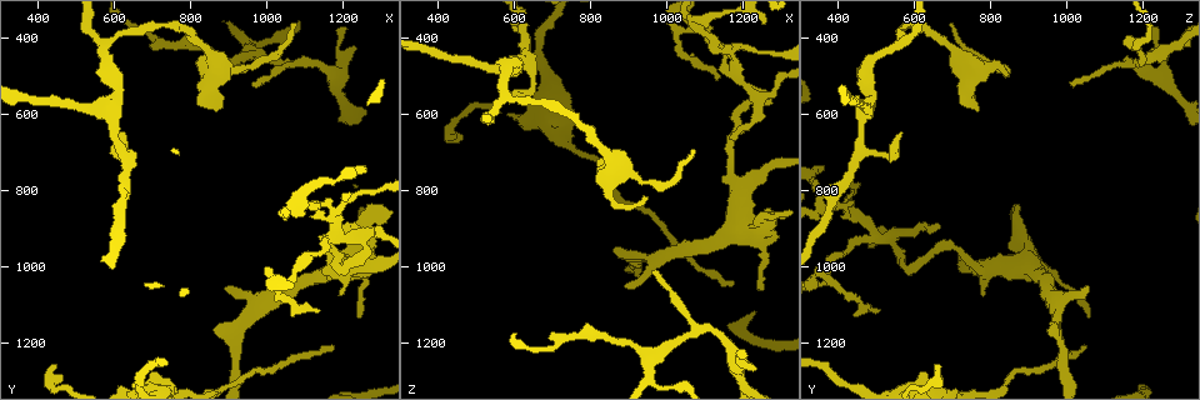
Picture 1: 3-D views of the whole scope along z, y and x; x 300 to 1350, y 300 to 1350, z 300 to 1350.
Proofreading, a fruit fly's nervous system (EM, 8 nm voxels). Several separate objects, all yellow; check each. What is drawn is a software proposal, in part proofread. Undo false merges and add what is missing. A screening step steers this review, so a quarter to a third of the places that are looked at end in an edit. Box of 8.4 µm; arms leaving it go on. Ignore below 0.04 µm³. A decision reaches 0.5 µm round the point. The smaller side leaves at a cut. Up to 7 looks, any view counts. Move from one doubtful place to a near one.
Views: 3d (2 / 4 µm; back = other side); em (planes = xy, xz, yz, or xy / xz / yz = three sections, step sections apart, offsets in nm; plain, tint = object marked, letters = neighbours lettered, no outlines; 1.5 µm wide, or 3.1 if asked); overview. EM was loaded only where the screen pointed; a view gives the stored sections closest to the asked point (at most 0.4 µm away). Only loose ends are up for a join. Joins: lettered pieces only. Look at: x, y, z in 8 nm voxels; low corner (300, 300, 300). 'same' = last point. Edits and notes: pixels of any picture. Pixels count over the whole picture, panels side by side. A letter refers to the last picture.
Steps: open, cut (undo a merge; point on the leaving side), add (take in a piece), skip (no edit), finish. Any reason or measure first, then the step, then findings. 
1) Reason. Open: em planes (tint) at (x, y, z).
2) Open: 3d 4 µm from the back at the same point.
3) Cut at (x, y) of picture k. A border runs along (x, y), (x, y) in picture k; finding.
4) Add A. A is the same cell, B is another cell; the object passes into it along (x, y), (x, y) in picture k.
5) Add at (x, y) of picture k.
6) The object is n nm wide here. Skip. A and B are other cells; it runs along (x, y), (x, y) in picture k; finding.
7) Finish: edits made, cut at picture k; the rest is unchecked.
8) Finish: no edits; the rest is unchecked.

Thick end. Open: 3d 4 µm at (1190, 1075, 780).

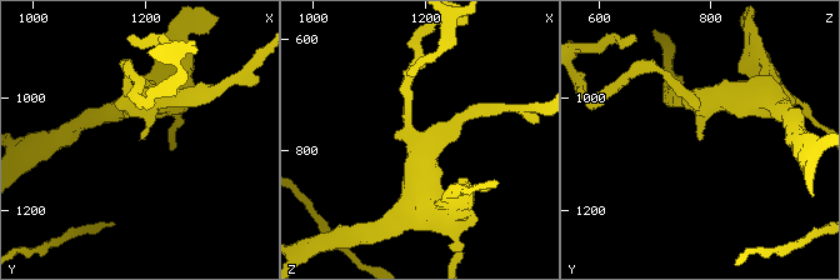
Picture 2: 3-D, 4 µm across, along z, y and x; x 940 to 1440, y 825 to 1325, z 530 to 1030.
Shape alone is not enough. Open: em yz step 8 (letters) at (1195, 1075, 780).

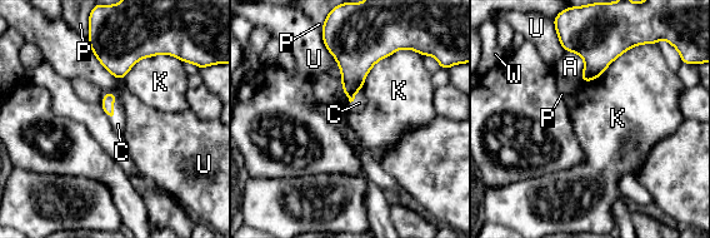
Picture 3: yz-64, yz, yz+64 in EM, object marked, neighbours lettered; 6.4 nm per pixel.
Cut it another way. Open: em planes (letters) at the same point.

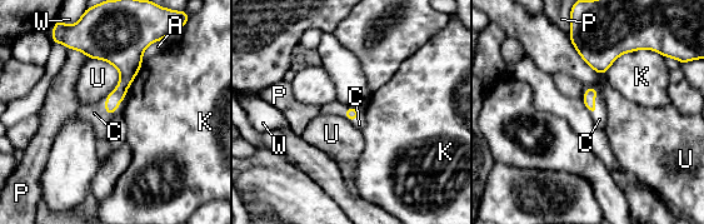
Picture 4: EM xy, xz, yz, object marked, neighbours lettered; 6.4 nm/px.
Skip. A, C, K, P, U and W are other cells; a border runs along (130, 84), (118, 109), (105, 115) in picture 4; none of them fits.

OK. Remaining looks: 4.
Tapers out. Open: 3d 2 µm at (955, 485, 815).

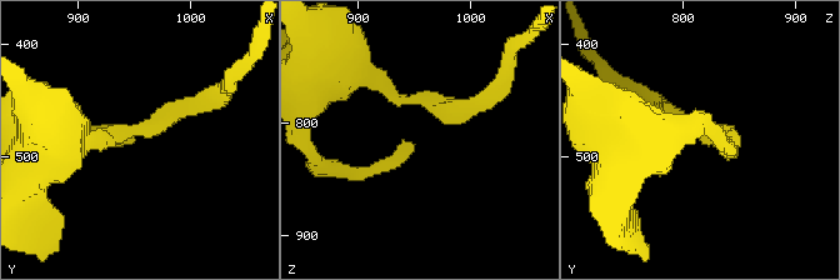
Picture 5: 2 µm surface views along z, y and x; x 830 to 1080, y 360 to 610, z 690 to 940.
Now the EM. Open: em planes (plain) at (950, 482, 818).

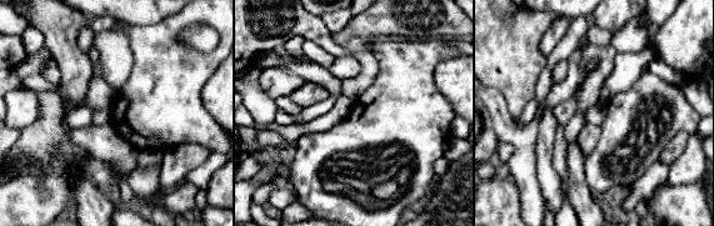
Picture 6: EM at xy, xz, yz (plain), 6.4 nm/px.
Open: em planes (letters) at the same point.

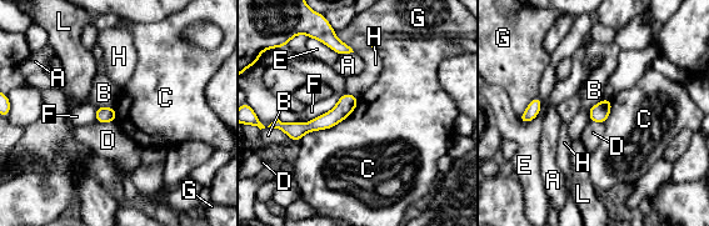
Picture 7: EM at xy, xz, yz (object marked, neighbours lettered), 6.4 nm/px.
The longest contact is with C, 420 nm. Skip. A, B, C, D, E, F, G, H and L are other cells; a border runs along (344, 41), (354, 51) in picture 7; none of them fits.

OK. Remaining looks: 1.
Finish: no edits; the rest is unchecked.

